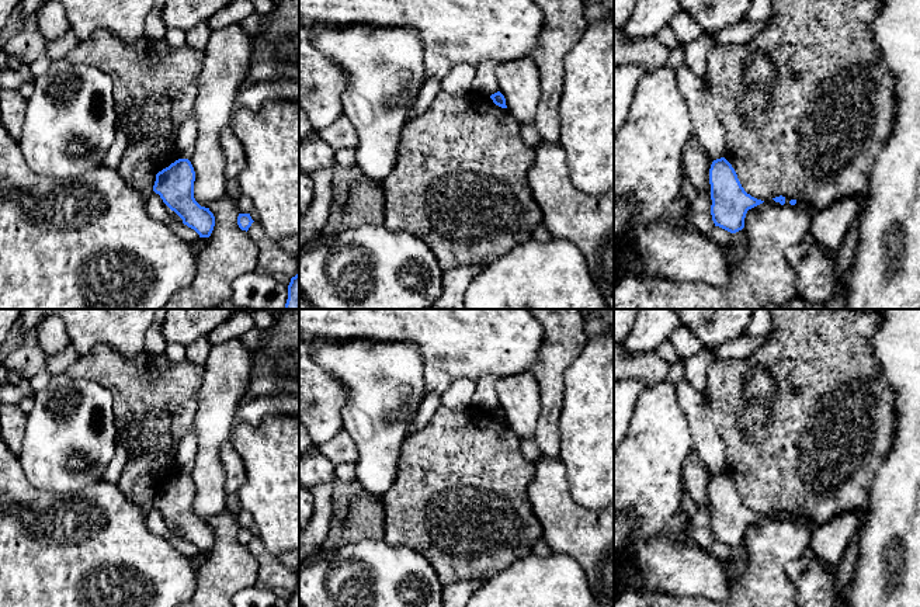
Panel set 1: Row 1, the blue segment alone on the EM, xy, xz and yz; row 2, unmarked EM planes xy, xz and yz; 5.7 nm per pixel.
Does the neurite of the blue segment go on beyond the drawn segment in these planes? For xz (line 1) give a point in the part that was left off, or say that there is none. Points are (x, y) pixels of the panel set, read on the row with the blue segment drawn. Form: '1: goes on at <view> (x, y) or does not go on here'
1: does not go on here

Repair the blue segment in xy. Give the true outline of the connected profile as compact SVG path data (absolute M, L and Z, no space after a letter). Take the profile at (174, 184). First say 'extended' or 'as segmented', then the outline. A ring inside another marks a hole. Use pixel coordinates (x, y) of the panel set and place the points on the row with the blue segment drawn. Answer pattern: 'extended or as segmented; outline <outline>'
as segmented; outline M178 159L156 174L153 191L174 211L183 223L194 229L199 237L209 237L215 216L209 208L194 198L195 171L188 159Z

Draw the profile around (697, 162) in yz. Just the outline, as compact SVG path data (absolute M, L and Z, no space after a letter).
M691 135L683 153L683 169L685 177L697 188L698 194L711 198L709 169L714 159L704 149L695 135Z

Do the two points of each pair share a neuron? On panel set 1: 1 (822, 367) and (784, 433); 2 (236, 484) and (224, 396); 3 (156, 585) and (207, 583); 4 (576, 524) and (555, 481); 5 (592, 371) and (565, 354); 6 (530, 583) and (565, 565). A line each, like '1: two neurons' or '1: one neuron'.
1: one neuron
2: two neurons
3: two neurons
4: one neuron
5: two neurons
6: one neuron

